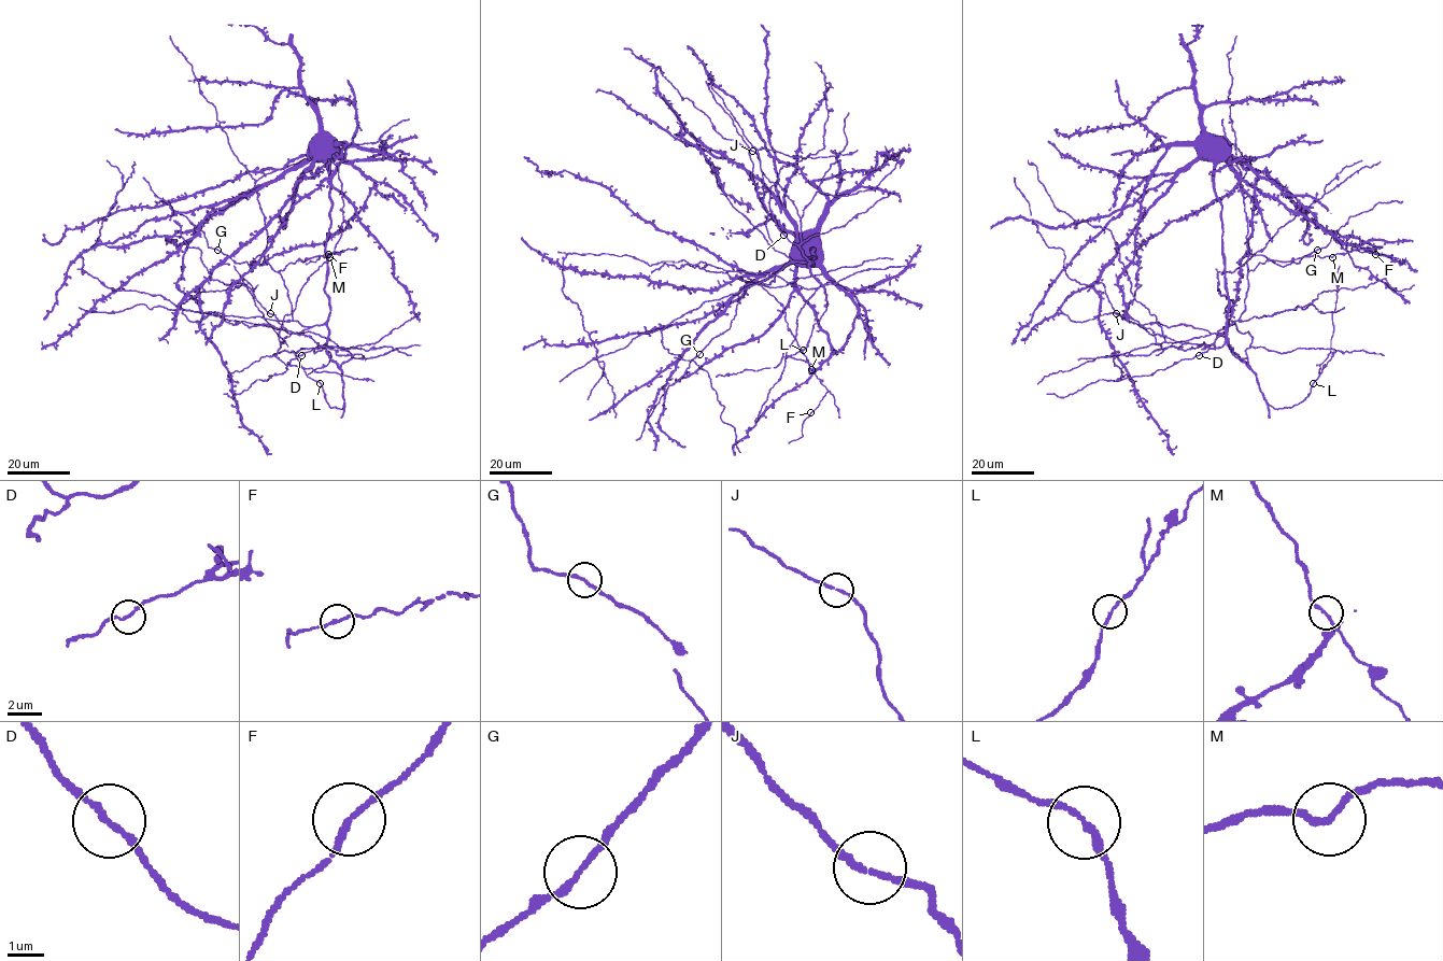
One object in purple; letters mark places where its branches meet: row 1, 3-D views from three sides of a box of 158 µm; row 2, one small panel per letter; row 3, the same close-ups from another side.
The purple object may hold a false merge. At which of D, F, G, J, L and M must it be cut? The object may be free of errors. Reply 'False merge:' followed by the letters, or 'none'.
False merge: none

